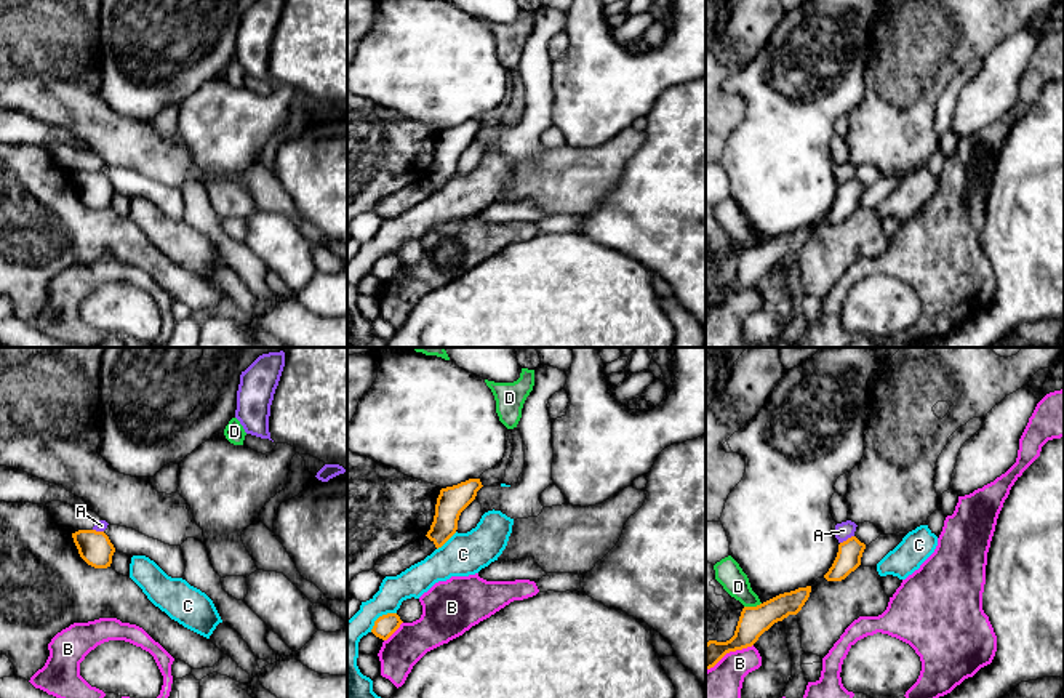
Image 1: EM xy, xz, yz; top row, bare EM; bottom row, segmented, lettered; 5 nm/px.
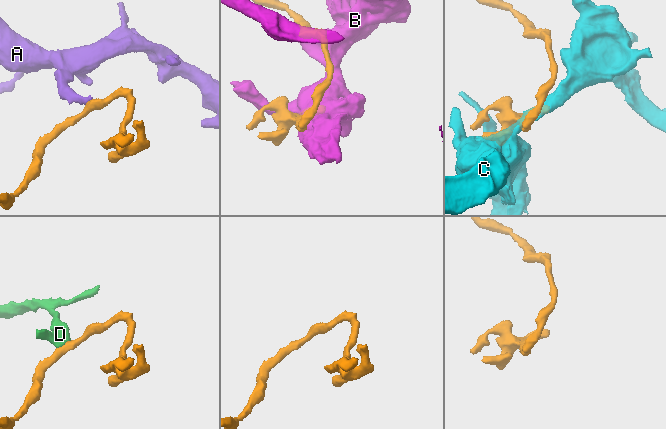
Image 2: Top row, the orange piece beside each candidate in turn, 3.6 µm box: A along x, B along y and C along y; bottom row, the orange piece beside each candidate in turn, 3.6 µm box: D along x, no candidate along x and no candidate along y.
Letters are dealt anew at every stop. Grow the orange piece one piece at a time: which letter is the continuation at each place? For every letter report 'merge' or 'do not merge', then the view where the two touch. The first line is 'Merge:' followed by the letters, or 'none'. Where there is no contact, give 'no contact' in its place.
Merge: none
A: do not merge | yz
B: do not merge | xz
C: do not merge | xz
D: do not merge | yz

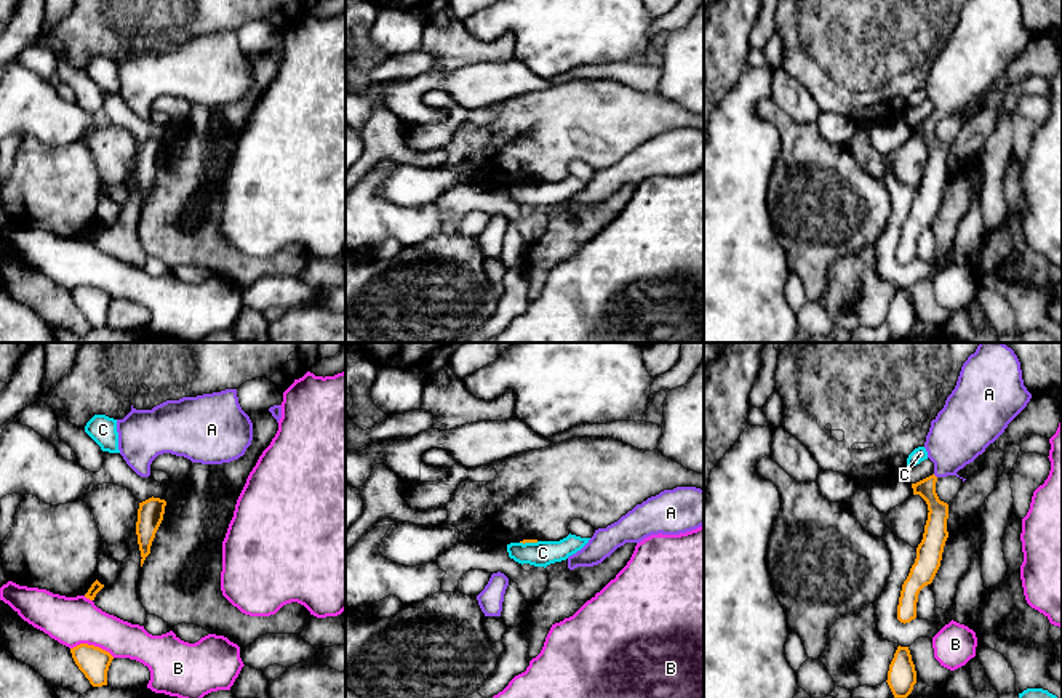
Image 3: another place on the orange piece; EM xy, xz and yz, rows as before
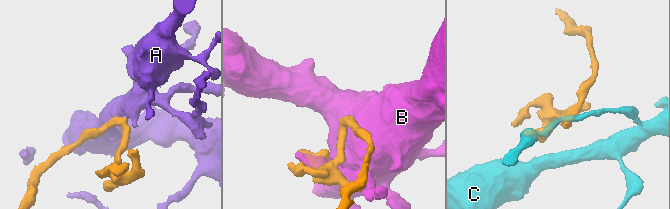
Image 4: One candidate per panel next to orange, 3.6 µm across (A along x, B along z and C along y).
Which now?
Merge: A
A: merge | yz
B: do not merge | xy
C: do not merge | xz

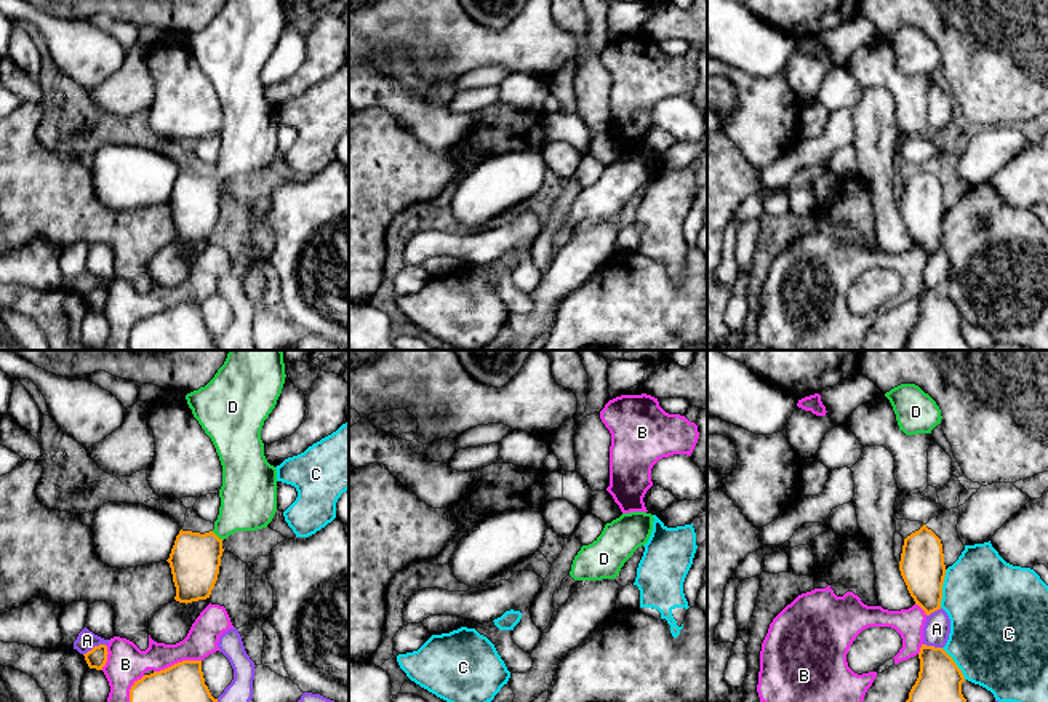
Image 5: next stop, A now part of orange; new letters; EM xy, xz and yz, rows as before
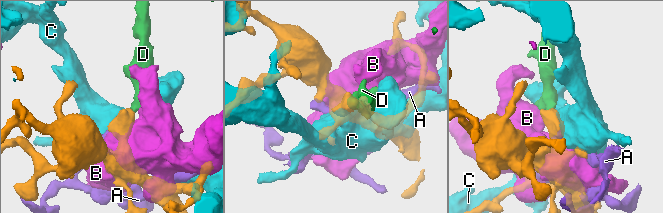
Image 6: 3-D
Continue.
Merge: D
A: do not merge | xy
B: do not merge | xy
C: do not merge | yz
D: merge | xy

